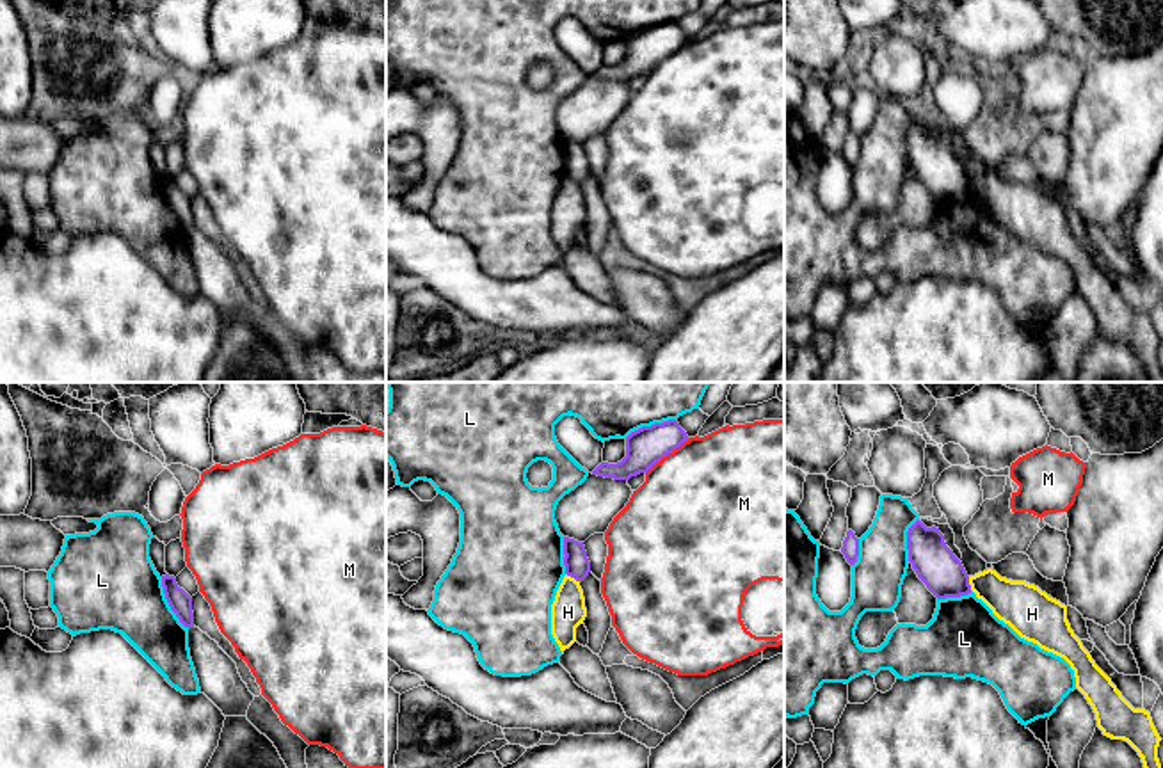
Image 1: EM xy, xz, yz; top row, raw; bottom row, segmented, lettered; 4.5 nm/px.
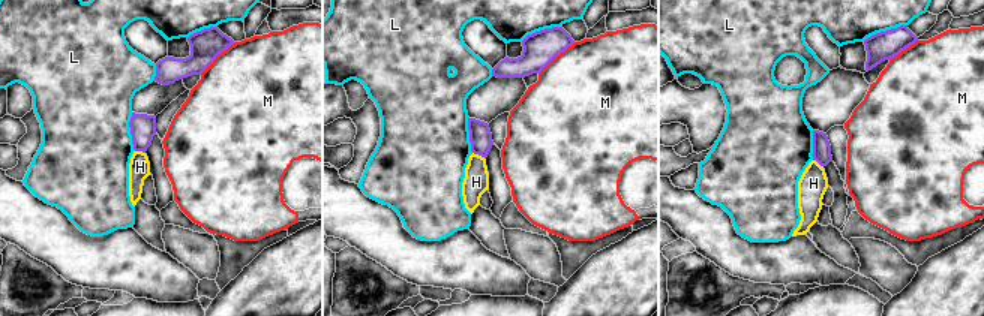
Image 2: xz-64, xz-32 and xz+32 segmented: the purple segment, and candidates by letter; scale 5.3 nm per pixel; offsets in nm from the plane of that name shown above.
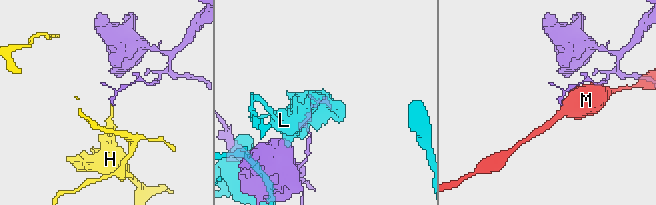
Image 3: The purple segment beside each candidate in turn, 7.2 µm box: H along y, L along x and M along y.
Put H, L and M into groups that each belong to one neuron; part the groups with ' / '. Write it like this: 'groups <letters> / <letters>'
groups H / L / M

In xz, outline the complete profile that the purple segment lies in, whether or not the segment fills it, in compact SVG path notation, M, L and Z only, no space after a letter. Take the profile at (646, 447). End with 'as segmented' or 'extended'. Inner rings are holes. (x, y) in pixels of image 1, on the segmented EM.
M676 420L642 427L626 437L626 457L621 462L601 462L592 475L630 480L631 476L647 473L688 439Z; as segmented

